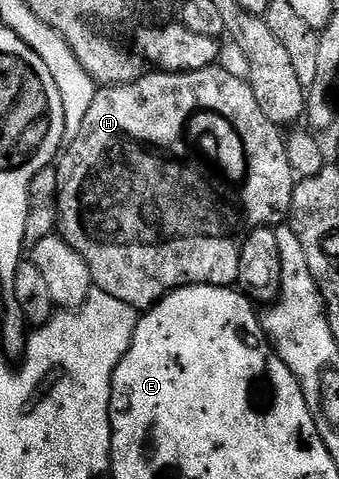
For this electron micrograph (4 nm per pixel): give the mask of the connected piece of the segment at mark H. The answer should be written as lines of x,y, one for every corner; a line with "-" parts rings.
217,64
210,68
202,68
198,72
181,74
148,72
152,74
145,73
121,86
97,89
78,136
59,155
56,166
58,192
54,203
59,237
64,238
66,244
70,244
70,248
74,248
78,256
82,256
82,260
86,260
86,268
90,268
95,289
114,296
114,300
122,300
122,304
132,307
137,312
147,311
173,290
181,290
183,286
235,287
240,280
238,264
248,234
257,230
259,226
275,227
291,215
292,197
298,179
290,168
290,160
286,160
285,135
281,127
275,126
266,118
247,81
241,75
239,78
222,67
223,65

